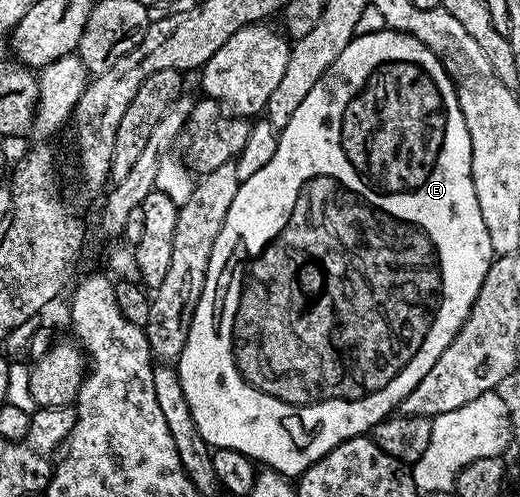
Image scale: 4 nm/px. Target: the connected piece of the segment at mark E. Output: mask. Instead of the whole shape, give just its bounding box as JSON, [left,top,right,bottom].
[176,28,496,476]

